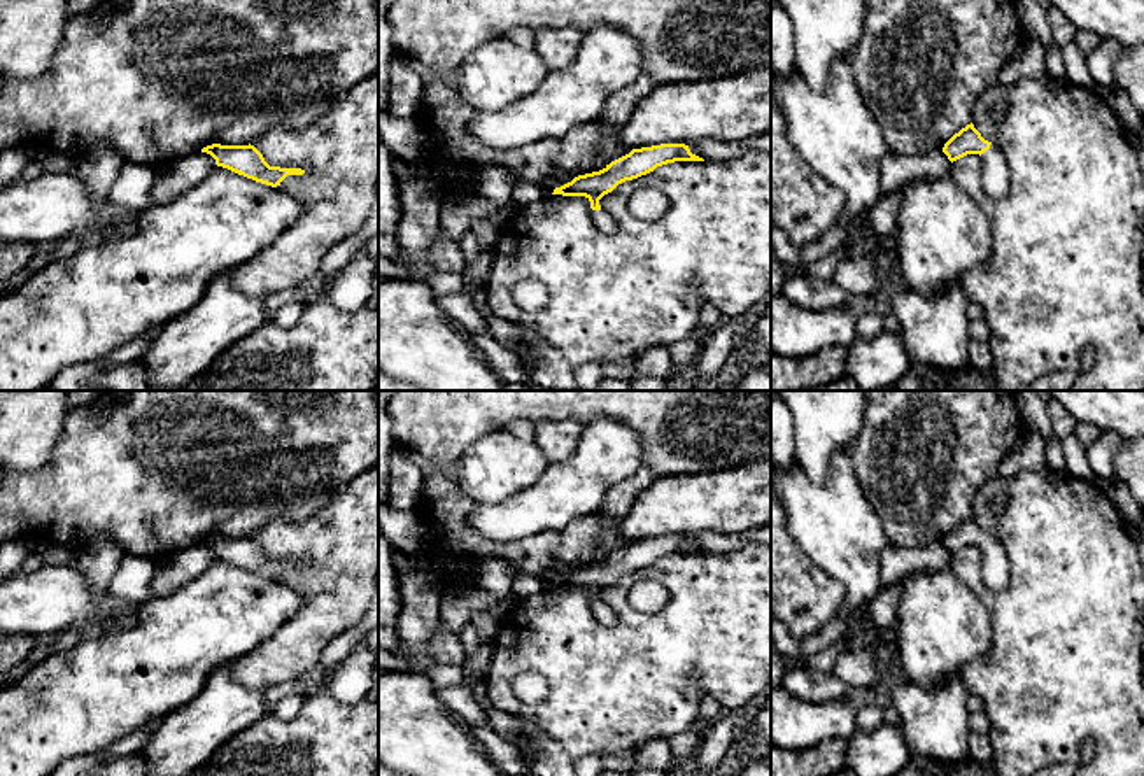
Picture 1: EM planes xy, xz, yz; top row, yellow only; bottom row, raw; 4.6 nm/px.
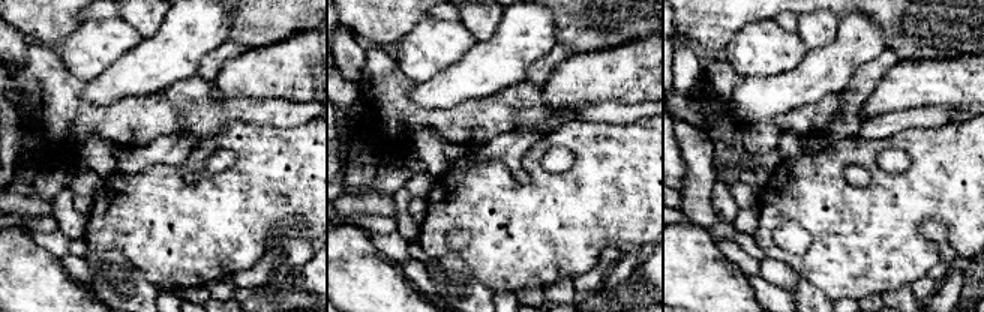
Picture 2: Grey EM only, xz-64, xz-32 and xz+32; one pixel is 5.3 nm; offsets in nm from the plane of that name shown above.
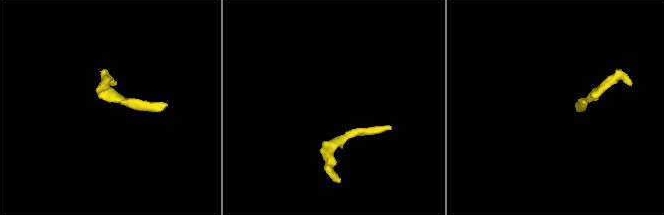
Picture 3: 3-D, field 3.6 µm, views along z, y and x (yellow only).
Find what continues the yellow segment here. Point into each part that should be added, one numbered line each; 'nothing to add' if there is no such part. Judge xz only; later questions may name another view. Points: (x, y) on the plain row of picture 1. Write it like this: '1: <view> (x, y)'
nothing to add

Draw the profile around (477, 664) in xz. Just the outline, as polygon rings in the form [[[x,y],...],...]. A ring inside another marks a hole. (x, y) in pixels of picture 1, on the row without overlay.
[[[491,641],[482,643],[464,662],[464,676],[485,680],[489,667],[492,664],[492,646]]]

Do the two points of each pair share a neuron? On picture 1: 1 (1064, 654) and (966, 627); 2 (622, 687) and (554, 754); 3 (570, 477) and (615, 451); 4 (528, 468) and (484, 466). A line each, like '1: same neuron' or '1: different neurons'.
1: different neurons
2: different neurons
3: same neuron
4: same neuron

